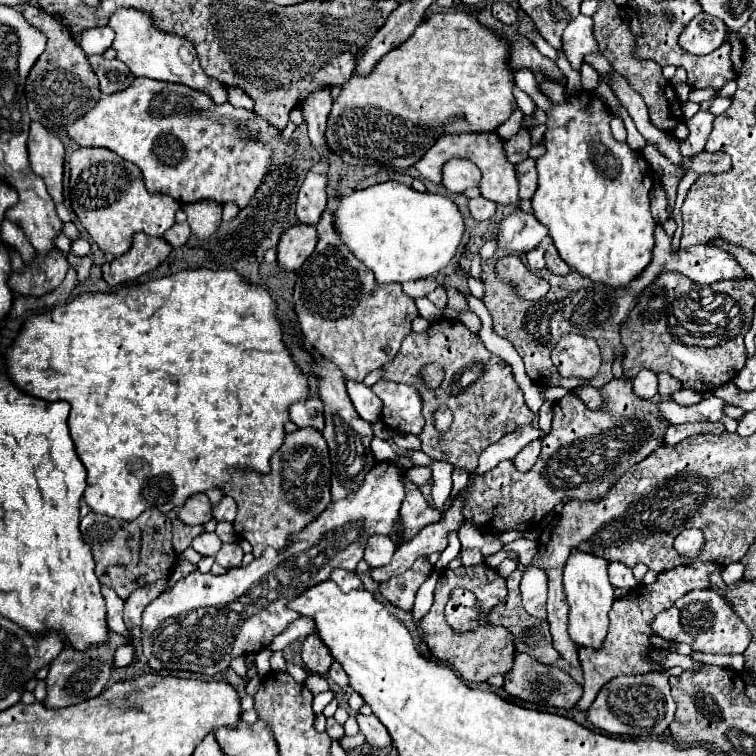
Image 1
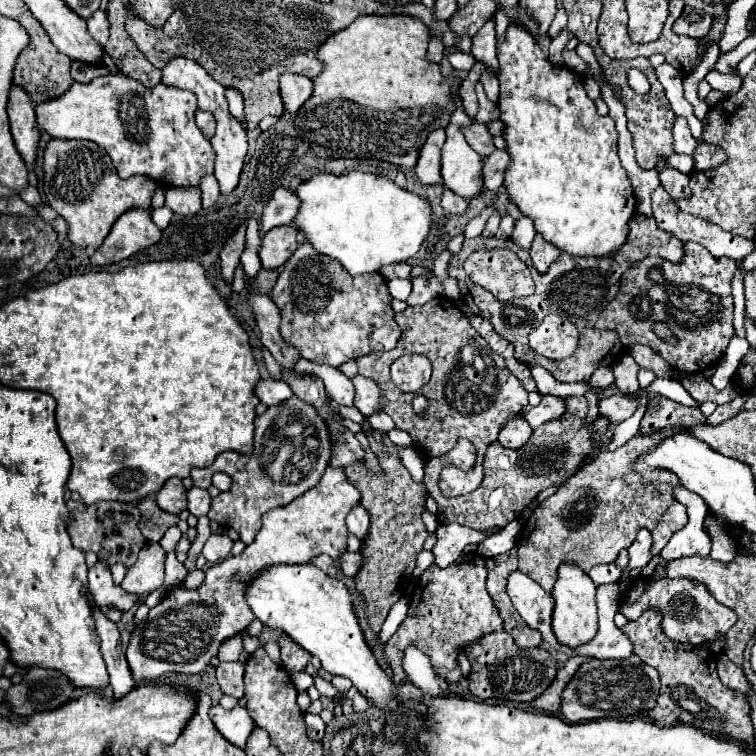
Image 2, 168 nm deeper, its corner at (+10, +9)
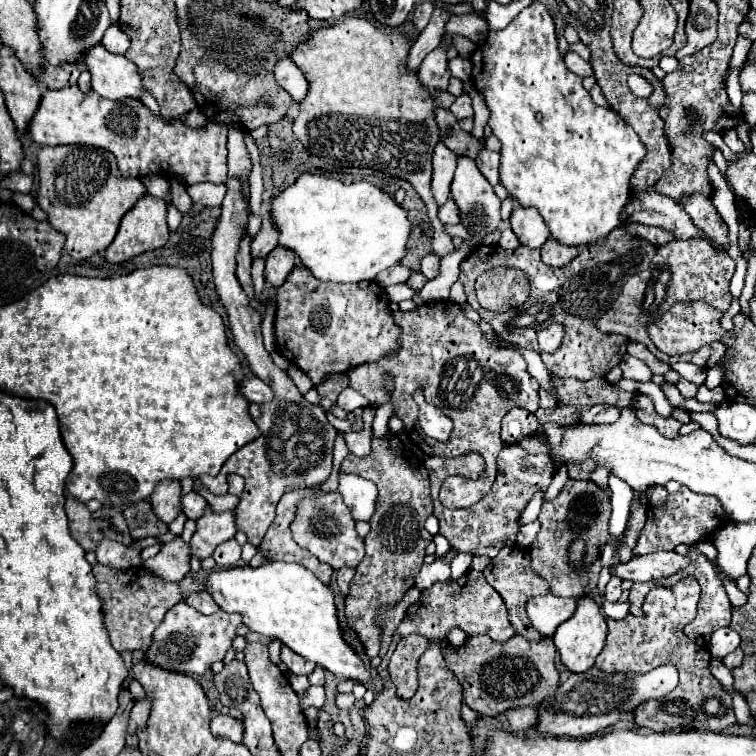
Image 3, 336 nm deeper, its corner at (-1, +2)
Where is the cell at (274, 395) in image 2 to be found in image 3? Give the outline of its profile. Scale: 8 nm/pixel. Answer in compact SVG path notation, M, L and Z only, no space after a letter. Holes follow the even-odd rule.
M246 378L244 382L240 382L240 388L242 388L242 396L248 400L248 402L266 402L266 400L272 400L272 390L268 388L268 384L260 382L260 378Z

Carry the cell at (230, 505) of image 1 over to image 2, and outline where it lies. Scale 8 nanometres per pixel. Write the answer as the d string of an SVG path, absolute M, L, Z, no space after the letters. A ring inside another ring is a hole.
M193 487L187 491L187 509L189 513L193 513L195 517L203 517L209 513L211 509L211 495L207 489L199 489L199 487Z

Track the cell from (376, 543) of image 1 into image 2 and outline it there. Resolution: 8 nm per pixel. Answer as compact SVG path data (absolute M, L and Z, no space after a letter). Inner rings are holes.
M357 505L349 517L347 517L347 527L349 533L357 535L361 541L365 541L365 535L369 535L369 513L365 511L363 505Z

